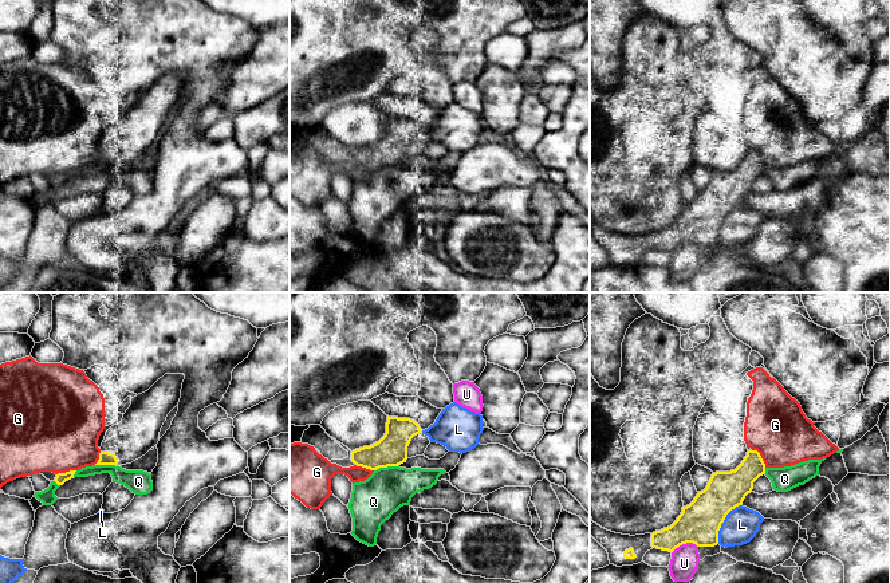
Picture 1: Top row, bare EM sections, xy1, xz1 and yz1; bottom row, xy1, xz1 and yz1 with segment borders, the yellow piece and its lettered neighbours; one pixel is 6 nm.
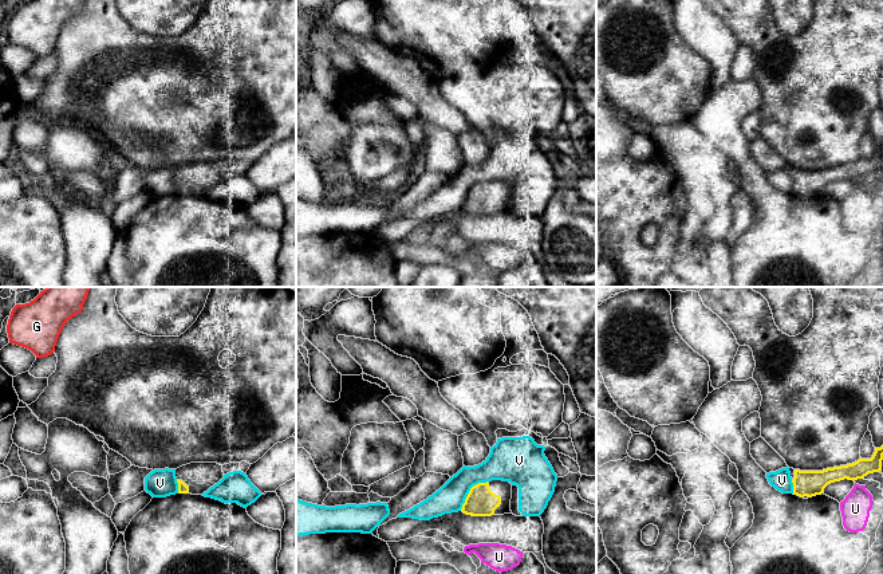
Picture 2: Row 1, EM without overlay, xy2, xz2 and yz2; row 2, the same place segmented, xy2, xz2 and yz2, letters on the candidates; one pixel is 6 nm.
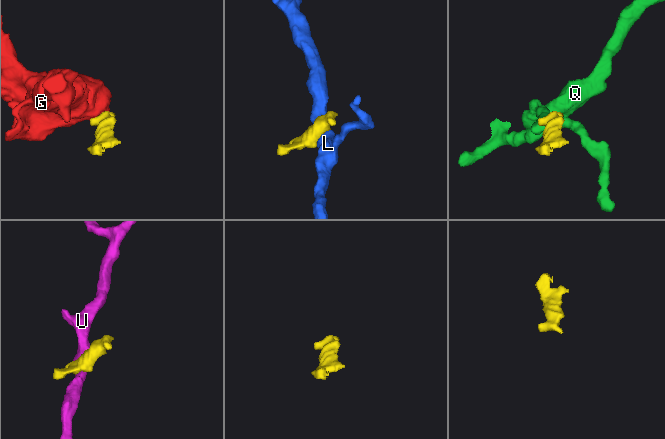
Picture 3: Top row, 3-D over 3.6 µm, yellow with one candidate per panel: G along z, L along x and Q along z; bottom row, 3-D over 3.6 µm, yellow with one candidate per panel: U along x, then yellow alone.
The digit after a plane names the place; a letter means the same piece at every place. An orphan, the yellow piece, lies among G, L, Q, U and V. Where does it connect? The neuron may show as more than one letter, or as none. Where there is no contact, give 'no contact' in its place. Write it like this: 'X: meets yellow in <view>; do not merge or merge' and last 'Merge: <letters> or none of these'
G: meets yellow in yz1; do not merge
L: meets yellow in yz1; do not merge
Q: meets yellow in xz1; do not merge
U: meets yellow in yz1; do not merge
V: meets yellow in xz2; do not merge
Merge: none of these

